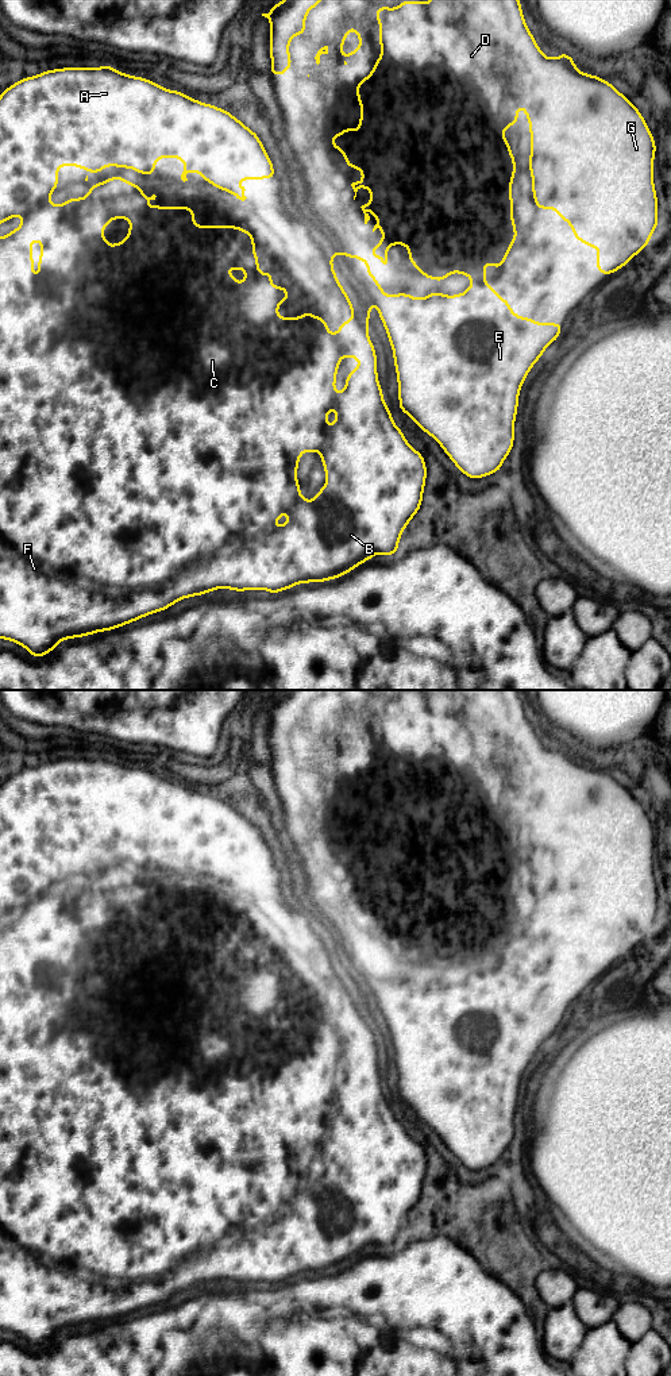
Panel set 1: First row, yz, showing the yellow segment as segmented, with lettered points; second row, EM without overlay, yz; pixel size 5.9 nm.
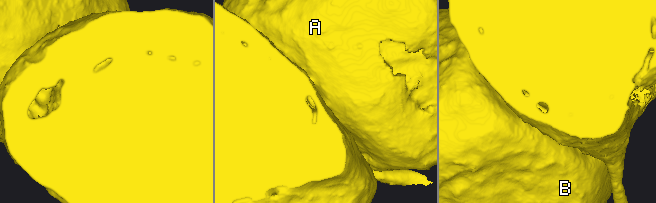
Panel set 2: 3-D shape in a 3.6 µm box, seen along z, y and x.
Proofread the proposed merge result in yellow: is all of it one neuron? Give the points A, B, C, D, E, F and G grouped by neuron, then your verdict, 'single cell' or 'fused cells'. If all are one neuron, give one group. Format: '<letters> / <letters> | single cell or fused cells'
A B C F / D E G | fused cells

